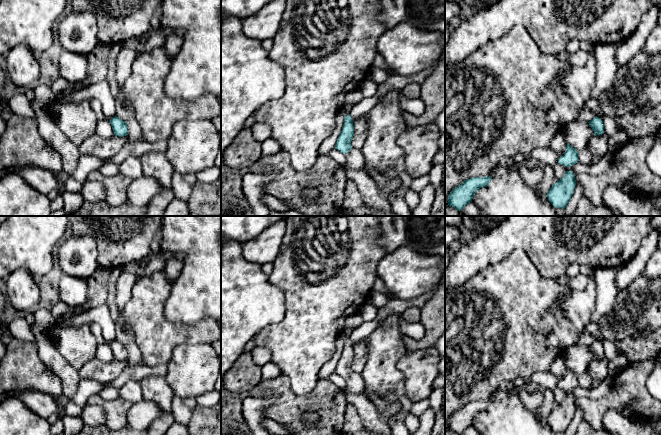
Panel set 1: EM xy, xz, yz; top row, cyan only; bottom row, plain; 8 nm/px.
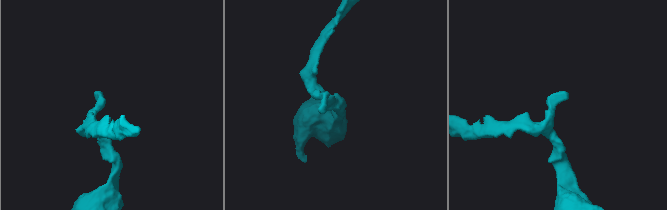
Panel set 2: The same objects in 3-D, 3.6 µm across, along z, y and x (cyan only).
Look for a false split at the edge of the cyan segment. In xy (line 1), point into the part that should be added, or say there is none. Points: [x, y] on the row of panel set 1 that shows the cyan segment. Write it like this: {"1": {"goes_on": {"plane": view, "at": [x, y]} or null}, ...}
{"1": {"goes_on": null}}

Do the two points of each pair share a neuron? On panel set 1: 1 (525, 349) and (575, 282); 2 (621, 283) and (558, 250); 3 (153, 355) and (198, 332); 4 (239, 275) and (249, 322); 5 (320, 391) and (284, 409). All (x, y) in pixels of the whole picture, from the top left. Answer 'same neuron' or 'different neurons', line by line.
1: different neurons
2: different neurons
3: same neuron
4: same neuron
5: same neuron

